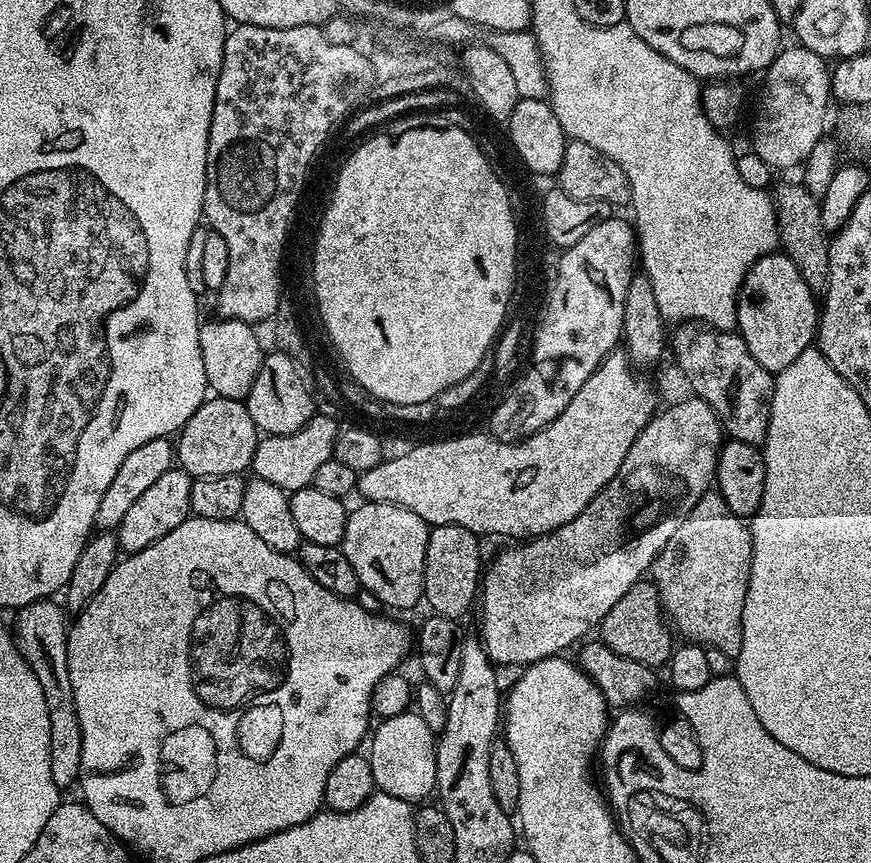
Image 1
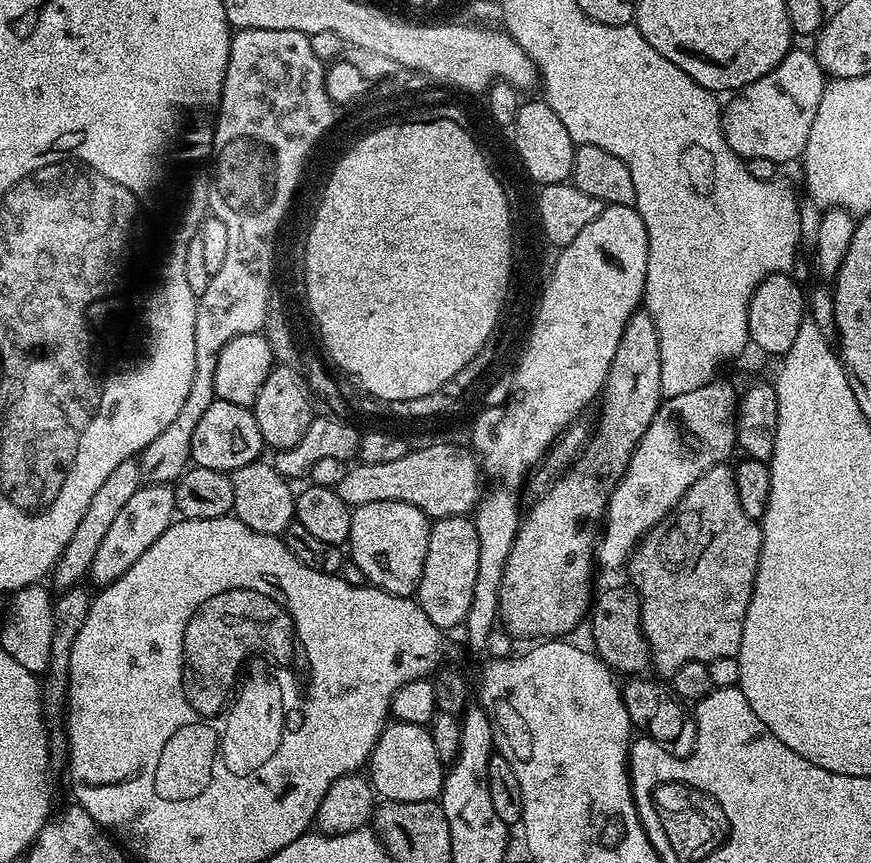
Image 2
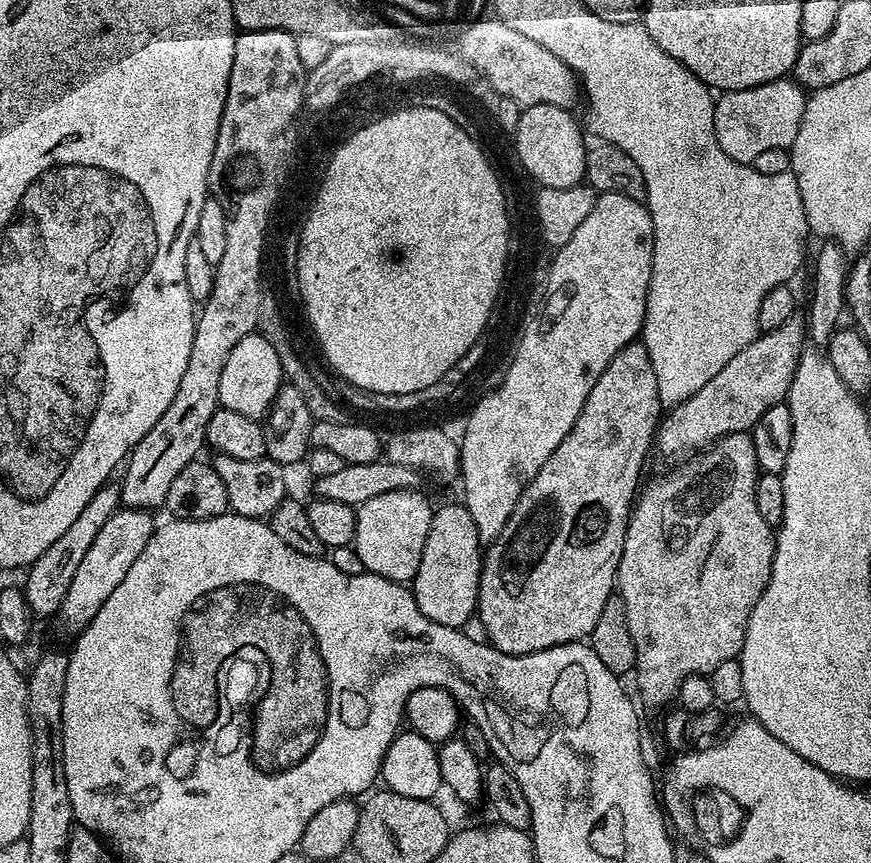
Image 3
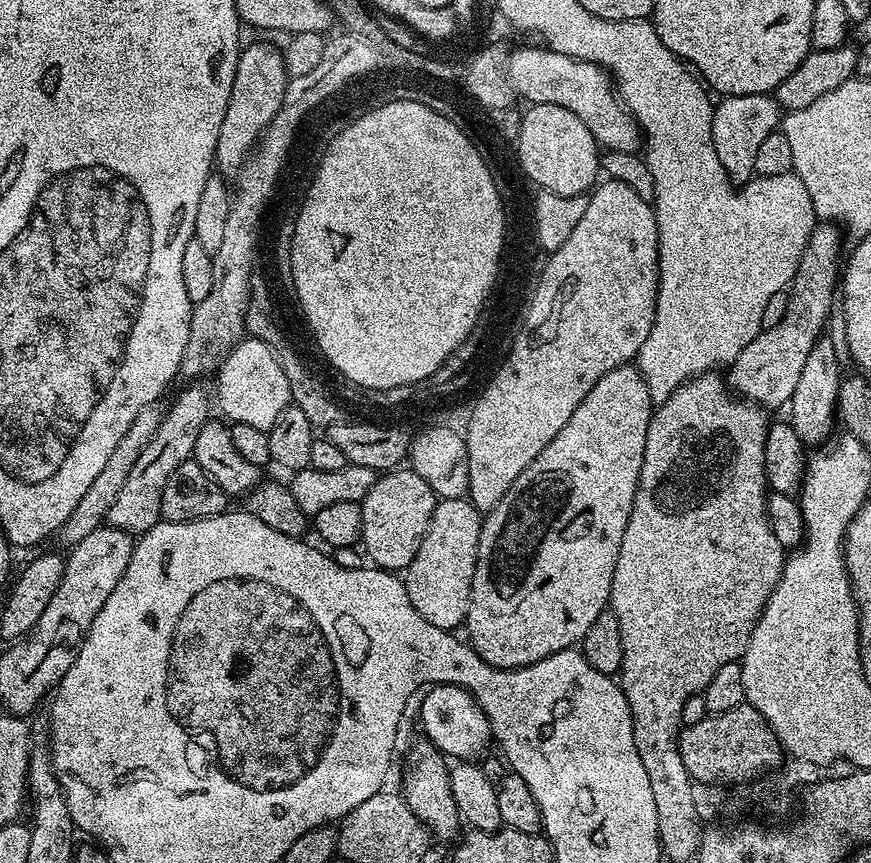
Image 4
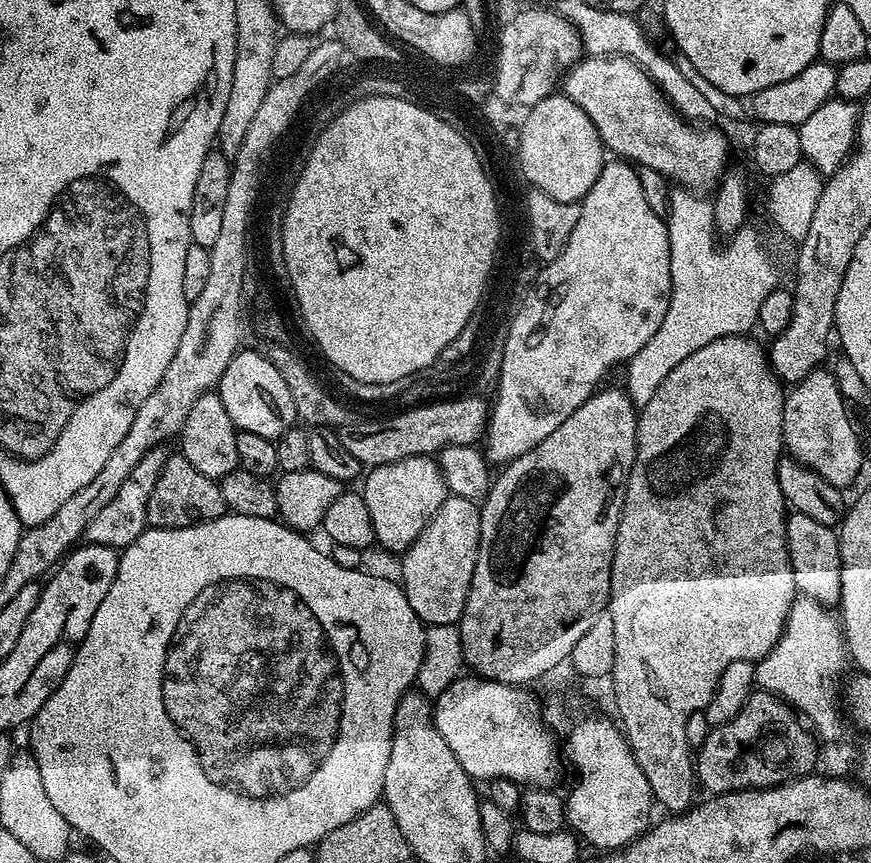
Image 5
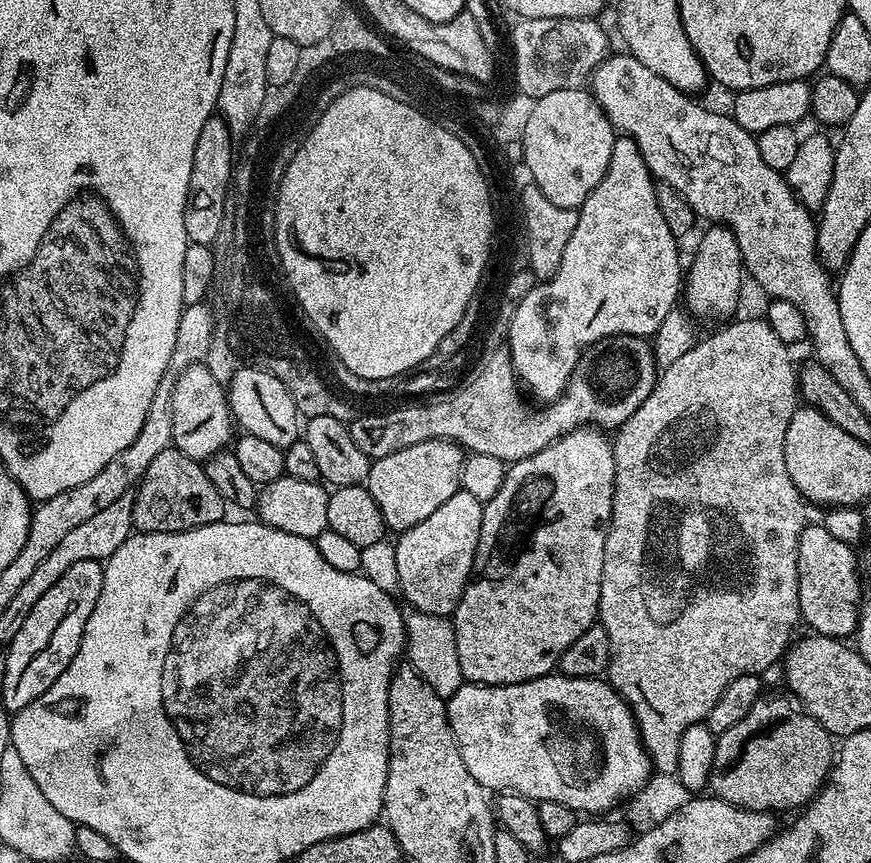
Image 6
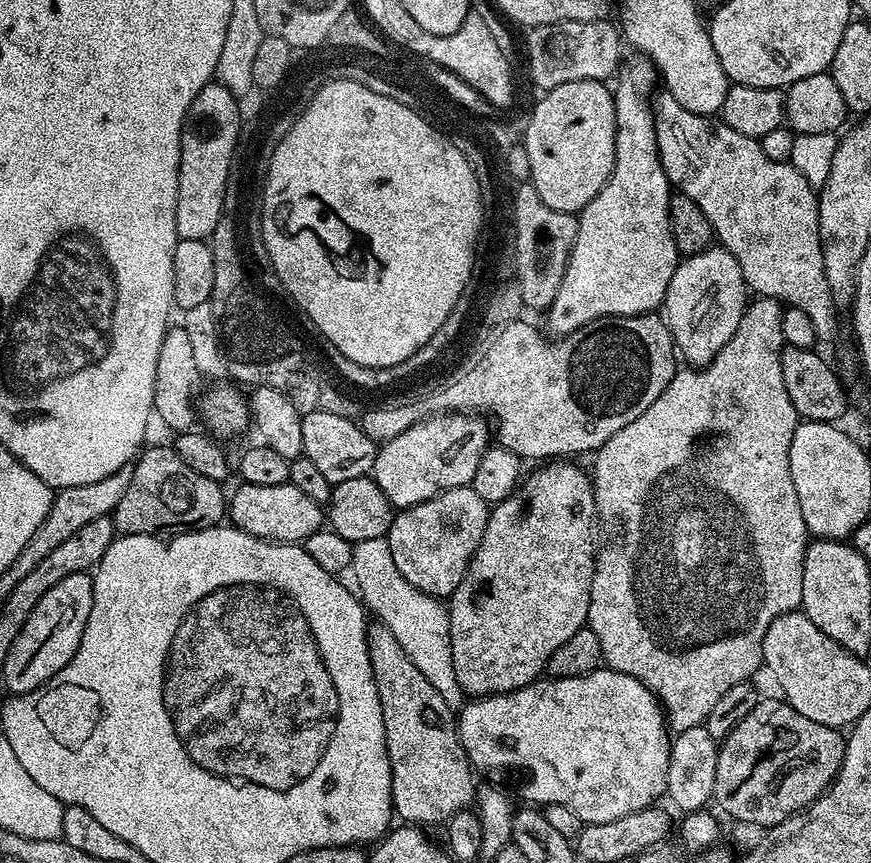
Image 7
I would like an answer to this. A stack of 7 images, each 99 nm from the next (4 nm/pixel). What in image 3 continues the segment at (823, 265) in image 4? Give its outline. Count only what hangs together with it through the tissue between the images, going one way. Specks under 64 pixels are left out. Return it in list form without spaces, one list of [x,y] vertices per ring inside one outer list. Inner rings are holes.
[[[797,314],[786,318],[782,326],[778,326],[769,332],[761,332],[750,346],[738,350],[698,394],[694,394],[685,404],[679,404],[676,408],[671,409],[661,419],[660,427],[656,430],[654,437],[654,448],[664,460],[676,460],[672,462],[683,462],[696,455],[697,452],[708,447],[709,444],[715,444],[716,441],[729,436],[735,432],[751,433],[752,427],[770,410],[770,406],[783,404],[787,401],[788,391],[792,385],[792,379],[796,373],[796,367],[800,361],[800,355],[806,350],[806,320],[803,315]]]

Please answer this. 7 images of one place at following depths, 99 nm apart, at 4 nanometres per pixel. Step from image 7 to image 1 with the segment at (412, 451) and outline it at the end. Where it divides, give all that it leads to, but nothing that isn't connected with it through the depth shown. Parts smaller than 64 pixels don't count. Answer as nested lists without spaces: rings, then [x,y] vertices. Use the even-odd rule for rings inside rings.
[[[367,502],[359,506],[349,511],[342,547],[354,574],[358,574],[361,589],[374,594],[385,609],[412,608],[421,603],[430,525],[402,506]]]

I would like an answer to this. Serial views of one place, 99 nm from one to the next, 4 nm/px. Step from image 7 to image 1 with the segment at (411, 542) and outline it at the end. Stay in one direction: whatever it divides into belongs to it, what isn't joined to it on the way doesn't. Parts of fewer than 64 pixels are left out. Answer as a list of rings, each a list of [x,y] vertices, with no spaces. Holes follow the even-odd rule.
[[[437,524],[429,531],[428,545],[426,546],[426,562],[424,563],[424,595],[423,599],[433,613],[445,616],[451,620],[459,621],[460,616],[468,612],[468,607],[473,607],[478,596],[478,585],[482,580],[482,563],[480,564],[480,544],[476,533],[466,530],[462,526],[453,524]]]

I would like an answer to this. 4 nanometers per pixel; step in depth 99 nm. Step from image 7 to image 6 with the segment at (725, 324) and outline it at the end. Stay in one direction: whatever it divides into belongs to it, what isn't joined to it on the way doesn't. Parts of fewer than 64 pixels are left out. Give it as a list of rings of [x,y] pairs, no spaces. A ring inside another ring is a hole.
[[[712,224],[705,228],[708,229],[701,234],[700,245],[697,246],[696,253],[692,256],[692,265],[689,268],[687,265],[686,275],[682,280],[682,302],[688,306],[687,311],[697,321],[720,320],[716,322],[724,322],[733,315],[731,312],[740,304],[740,287],[743,286],[744,280],[746,284],[746,273],[742,267],[740,251],[738,250],[738,238],[734,238],[731,230],[722,224]]]

